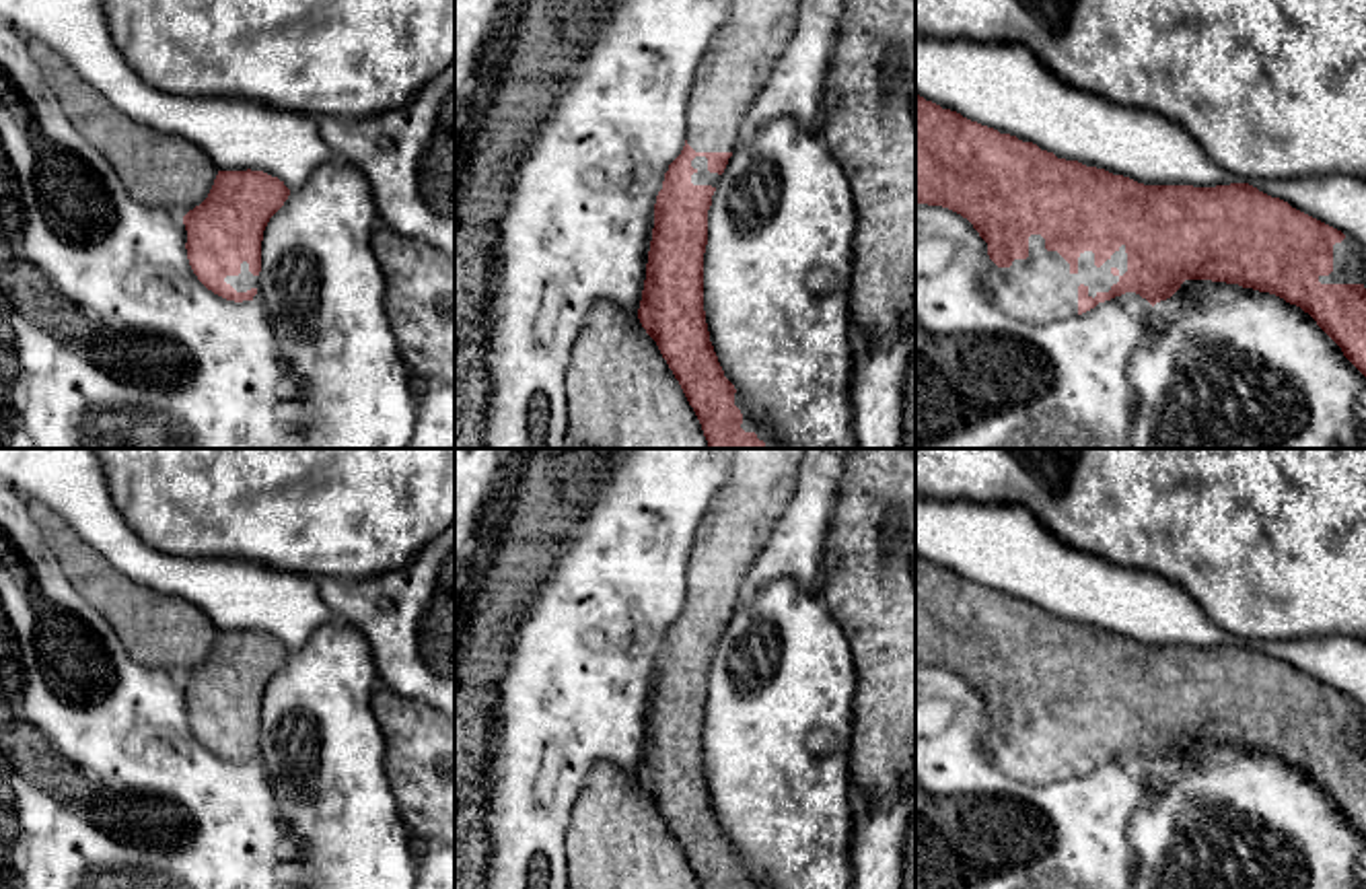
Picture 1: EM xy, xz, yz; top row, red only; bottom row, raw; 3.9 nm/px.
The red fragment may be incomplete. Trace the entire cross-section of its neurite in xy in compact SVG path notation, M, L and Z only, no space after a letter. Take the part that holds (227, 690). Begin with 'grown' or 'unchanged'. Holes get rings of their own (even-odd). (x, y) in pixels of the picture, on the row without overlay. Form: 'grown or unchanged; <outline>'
grown; M218 632L208 659L183 677L187 720L214 755L253 761L261 733L261 702L290 650L263 632Z

